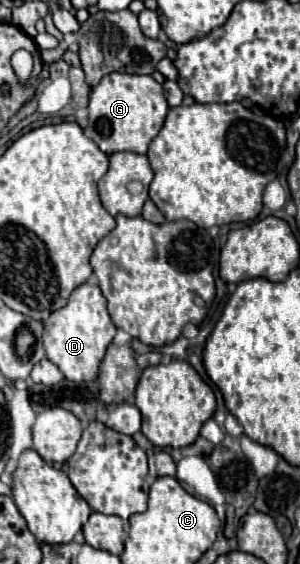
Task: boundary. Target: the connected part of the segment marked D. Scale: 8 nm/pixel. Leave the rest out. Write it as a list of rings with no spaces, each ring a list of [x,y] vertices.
[[[81,284],[69,296],[67,306],[53,312],[45,320],[43,330],[43,346],[47,352],[47,360],[51,360],[67,380],[85,382],[95,380],[99,372],[99,364],[105,356],[107,346],[113,342],[117,328],[107,314],[107,302],[97,284]]]

